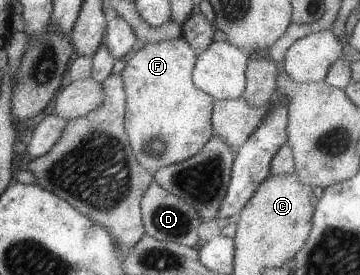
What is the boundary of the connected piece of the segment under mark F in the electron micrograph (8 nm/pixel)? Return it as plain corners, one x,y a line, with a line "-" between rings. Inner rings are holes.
182,37
148,43
142,46
128,62
119,76
125,93
123,130
132,152
144,170
152,177
160,168
180,163
194,156
211,137
211,111
214,100
200,92
192,83
191,73
197,54

